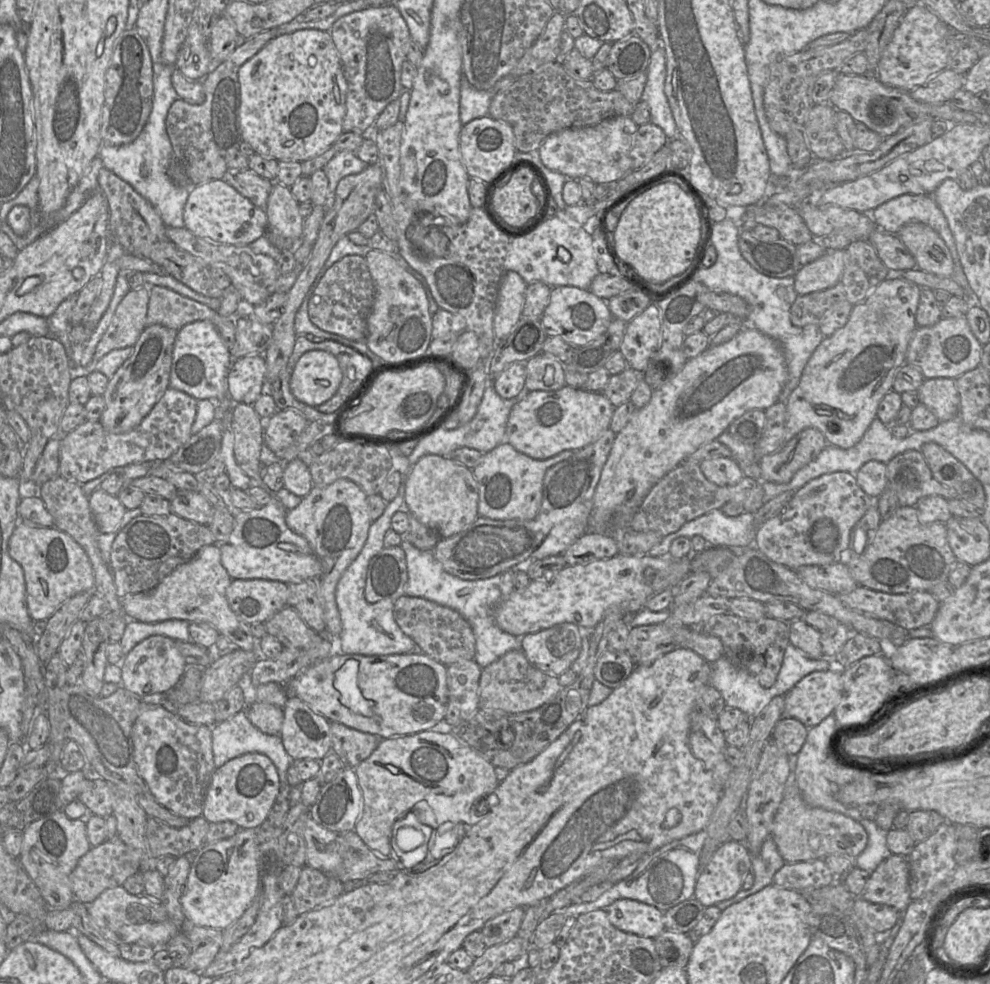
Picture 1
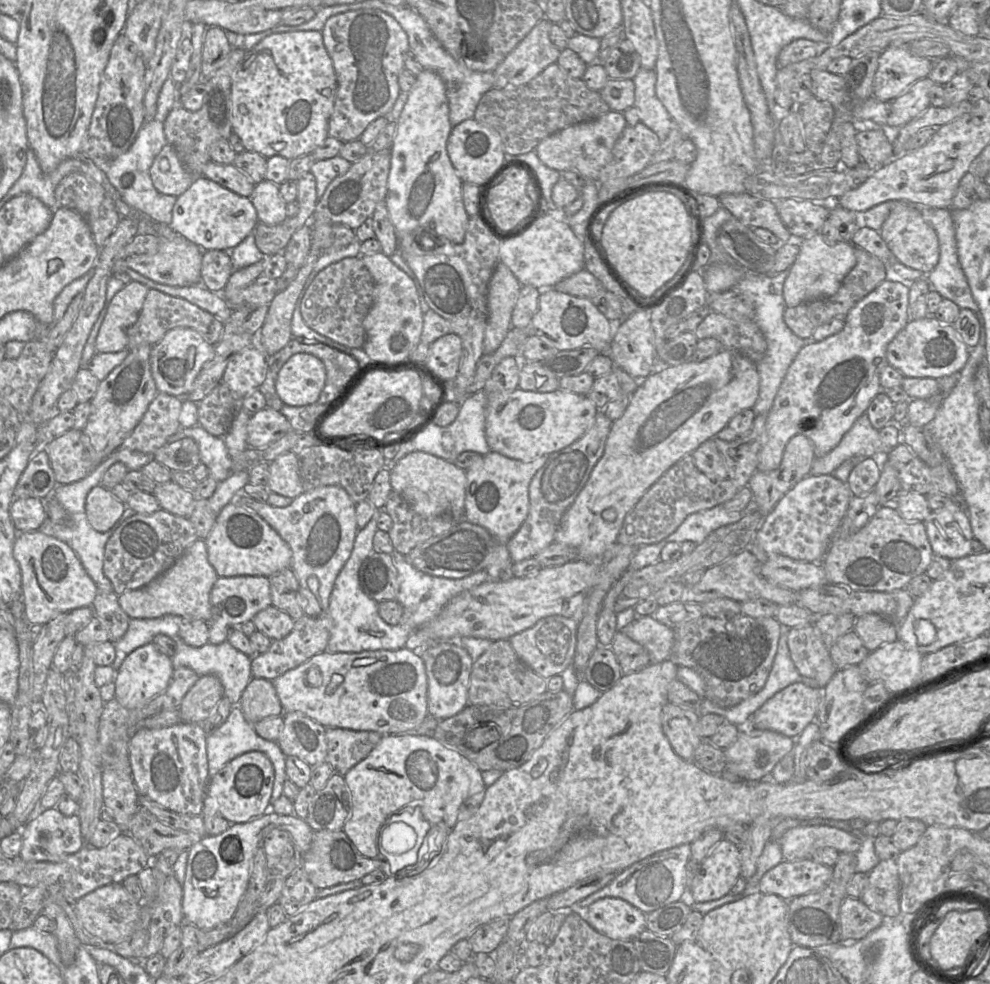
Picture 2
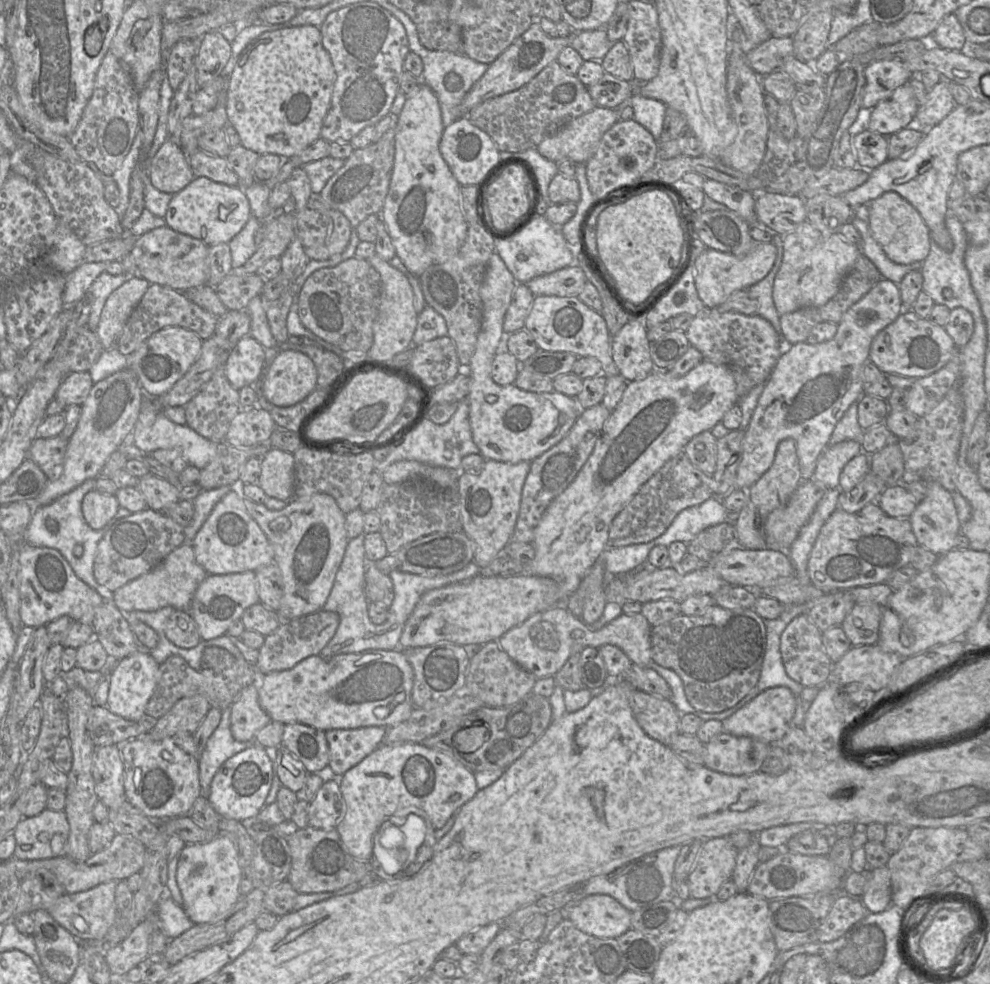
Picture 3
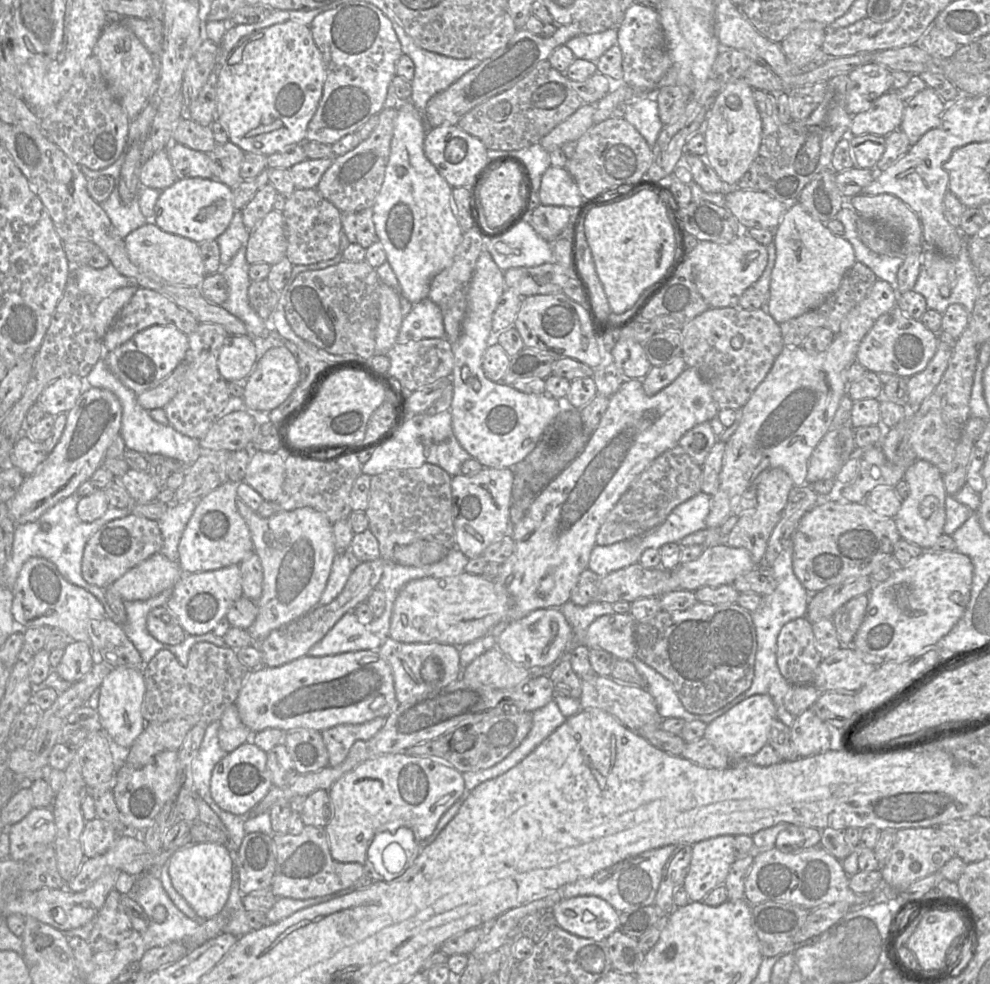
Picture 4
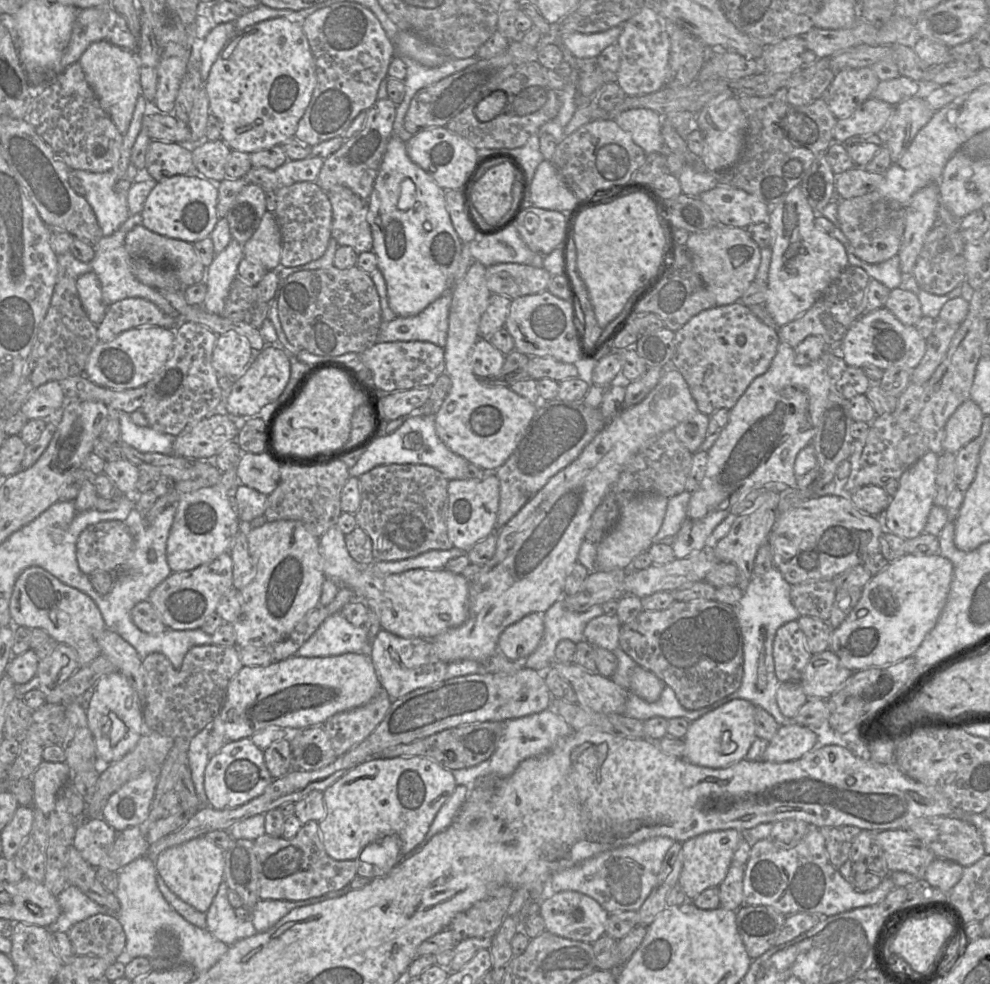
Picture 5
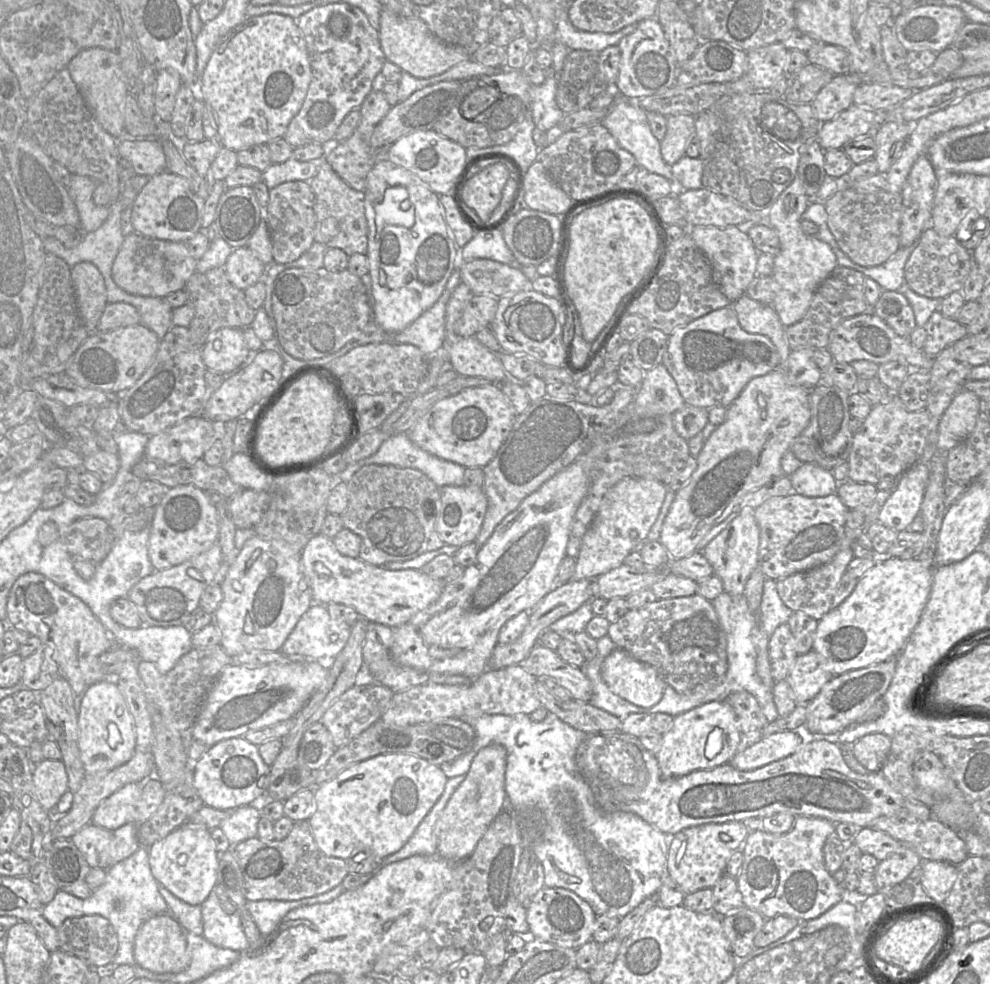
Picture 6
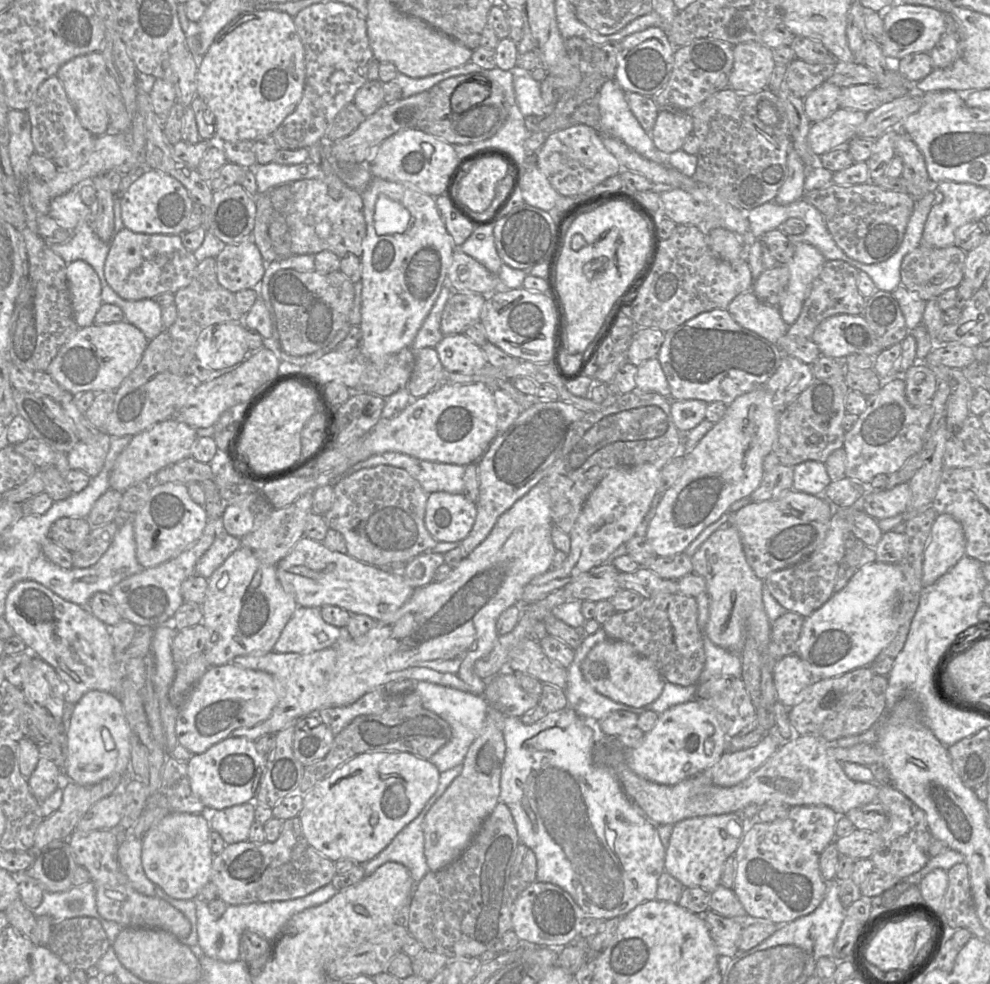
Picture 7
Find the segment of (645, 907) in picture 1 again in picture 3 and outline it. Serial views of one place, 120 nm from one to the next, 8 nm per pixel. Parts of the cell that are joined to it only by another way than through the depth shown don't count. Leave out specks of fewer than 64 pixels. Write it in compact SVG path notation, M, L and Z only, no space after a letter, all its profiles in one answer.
M594 894L594 895L586 896L585 898L571 905L570 907L565 906L564 909L559 909L559 910L565 911L565 918L568 918L579 930L595 937L617 938L631 928L631 912L628 909L626 909L621 903L619 903L615 898L607 894Z

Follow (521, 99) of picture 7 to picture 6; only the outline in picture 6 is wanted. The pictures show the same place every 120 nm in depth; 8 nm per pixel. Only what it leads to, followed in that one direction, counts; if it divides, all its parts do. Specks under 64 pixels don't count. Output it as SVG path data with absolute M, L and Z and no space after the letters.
M546 77L540 85L532 85L532 118L537 128L542 131L557 126L565 113L556 103L557 80Z

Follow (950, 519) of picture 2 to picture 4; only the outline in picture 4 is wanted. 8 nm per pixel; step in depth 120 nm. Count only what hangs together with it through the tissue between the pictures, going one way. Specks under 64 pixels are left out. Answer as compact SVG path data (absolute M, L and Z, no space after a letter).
M917 459L906 470L903 479L909 485L910 494L902 501L901 508L894 517L897 529L901 538L919 546L924 551L929 551L939 537L944 534L947 493L942 474L932 463Z

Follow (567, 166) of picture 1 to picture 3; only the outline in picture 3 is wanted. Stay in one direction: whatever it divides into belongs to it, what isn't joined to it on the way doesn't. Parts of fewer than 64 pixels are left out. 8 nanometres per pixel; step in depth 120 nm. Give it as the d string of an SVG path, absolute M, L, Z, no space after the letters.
M596 106L546 137L536 148L553 162L569 159L586 164L596 152L604 133L618 121L617 110Z

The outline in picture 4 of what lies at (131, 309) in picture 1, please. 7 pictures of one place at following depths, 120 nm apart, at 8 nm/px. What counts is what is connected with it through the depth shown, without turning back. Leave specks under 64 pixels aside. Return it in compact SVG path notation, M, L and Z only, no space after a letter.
M136 284L118 289L100 302L93 313L93 324L97 335L102 339L111 327L122 308L130 301L139 287Z

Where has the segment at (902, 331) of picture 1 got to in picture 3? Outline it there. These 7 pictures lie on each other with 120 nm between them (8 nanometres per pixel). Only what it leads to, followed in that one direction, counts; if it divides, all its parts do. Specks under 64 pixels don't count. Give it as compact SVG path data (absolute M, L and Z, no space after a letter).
M881 279L867 294L843 315L834 338L820 344L799 342L786 345L769 378L764 383L757 406L742 441L742 459L737 469L735 489L748 489L772 466L781 441L791 438L796 442L802 481L813 477L818 457L828 446L832 432L852 403L864 395L863 367L869 360L873 338L893 323L902 312L899 284Z

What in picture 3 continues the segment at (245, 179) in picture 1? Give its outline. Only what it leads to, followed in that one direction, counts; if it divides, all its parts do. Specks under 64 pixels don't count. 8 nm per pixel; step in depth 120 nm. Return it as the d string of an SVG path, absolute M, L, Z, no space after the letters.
M197 151L187 156L195 177L207 177L215 182L238 186L239 179L226 158Z

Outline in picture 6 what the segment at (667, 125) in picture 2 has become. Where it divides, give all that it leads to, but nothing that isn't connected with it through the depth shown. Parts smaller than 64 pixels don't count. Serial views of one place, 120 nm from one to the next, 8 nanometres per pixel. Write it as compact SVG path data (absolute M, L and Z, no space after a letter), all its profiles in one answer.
M617 95L614 103L608 109L606 117L602 121L618 144L631 153L642 170L661 175L675 185L675 176L672 173L672 165L668 165L662 158L660 141L651 132L646 111L636 104L636 100L630 100Z

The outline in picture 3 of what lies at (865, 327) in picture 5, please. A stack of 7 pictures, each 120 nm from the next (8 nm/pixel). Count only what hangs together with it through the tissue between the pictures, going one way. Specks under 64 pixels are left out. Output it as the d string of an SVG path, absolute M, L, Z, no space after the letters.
M903 310L897 319L872 340L869 360L884 374L925 377L941 369L958 350L944 327L932 324L912 310Z

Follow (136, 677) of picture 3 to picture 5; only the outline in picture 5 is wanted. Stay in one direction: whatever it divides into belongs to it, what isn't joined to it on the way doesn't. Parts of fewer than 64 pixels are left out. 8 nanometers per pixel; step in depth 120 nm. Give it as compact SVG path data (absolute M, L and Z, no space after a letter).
M117 670L104 675L95 684L86 709L89 729L94 737L99 761L116 762L129 753L147 730L139 697L128 680Z

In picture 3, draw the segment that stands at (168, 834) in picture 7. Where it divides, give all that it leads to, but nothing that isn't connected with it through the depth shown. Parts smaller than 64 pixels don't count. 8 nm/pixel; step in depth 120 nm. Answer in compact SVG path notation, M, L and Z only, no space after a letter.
M224 834L205 843L186 844L180 853L176 880L183 896L183 909L194 924L224 918L240 899L241 868L233 842Z

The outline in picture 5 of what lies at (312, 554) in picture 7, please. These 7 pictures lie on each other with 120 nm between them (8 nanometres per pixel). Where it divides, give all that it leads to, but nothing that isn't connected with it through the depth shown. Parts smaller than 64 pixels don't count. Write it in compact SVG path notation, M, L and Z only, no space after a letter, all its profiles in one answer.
M336 525L320 537L319 549L324 559L325 579L332 580L339 588L352 589L357 597L355 601L366 603L378 616L382 629L396 636L433 639L467 620L469 584L462 574L446 569L413 569L390 575L379 573L373 564L359 564L350 556L345 535Z

